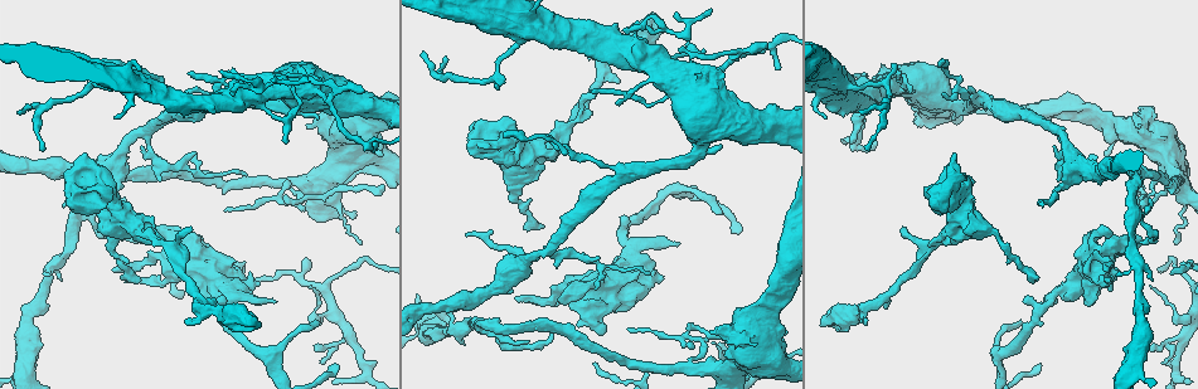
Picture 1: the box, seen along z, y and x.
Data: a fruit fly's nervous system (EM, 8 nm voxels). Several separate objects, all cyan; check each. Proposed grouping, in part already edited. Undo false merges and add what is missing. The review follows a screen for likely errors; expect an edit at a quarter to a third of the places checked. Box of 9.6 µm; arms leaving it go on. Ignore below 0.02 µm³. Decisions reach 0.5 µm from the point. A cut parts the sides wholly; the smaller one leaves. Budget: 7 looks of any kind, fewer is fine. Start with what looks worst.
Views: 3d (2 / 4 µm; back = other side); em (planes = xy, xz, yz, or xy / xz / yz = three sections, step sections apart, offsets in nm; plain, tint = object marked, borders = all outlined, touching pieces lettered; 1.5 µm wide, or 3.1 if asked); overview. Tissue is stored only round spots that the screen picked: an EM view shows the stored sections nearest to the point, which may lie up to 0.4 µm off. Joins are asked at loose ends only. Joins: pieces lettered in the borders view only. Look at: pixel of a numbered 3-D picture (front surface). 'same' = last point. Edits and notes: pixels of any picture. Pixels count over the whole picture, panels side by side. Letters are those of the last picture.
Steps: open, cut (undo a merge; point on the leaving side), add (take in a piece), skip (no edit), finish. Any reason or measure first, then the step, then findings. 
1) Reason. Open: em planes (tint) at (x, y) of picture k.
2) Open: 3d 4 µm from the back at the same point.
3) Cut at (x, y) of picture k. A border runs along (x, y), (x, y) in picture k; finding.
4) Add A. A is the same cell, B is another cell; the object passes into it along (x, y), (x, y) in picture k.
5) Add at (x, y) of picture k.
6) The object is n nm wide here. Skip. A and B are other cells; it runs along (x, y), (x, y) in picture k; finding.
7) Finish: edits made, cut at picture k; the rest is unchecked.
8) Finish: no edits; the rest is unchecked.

Free end. Open: em planes (tint) at (863, 323) of picture 1.

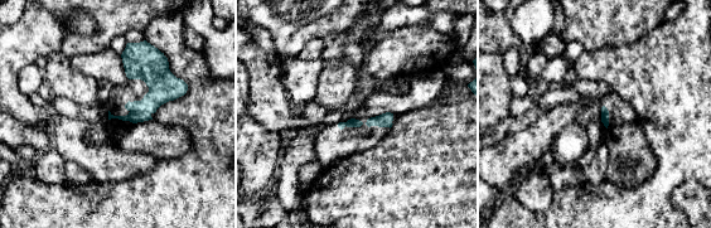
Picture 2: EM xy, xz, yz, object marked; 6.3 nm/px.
Open: em planes (borders) at the same point.

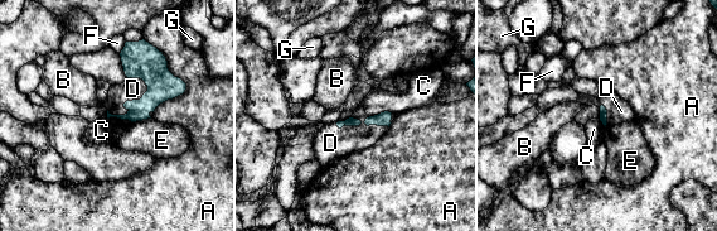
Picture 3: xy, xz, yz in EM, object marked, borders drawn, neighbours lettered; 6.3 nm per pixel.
The longest contact is with A, 480 nm. Add D. D is the same cell, A, B, C, E, F and G are other cells; the cell continues.

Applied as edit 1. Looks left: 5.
Three arms meet. Open: em planes (plain) at (691, 369) of picture 1.

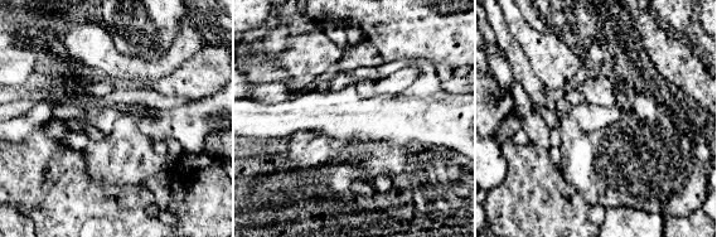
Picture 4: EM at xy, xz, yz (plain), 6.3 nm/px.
Open: em planes (tint) at the same point.

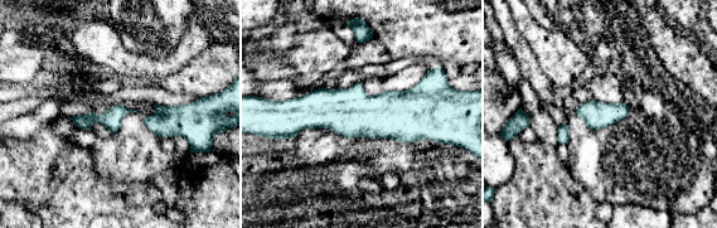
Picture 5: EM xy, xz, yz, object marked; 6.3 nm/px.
Open: em planes (borders) at the same point.

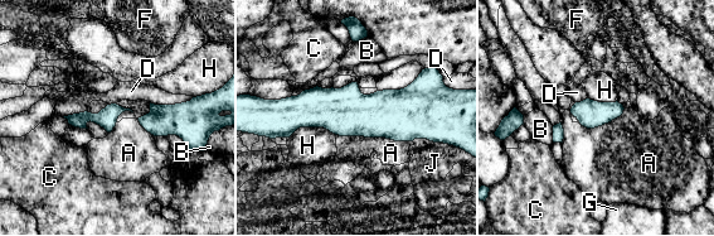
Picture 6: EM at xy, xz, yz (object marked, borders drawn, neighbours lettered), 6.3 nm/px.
The object is 180 nm wide here. Skip. A, B, C, D, F, G, H and J are other cells; it runs along (281, 109), (432, 121) in picture 6; one cell here.

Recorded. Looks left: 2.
Free end. Open: em xy step 4 (tint) at (592, 95) of picture 1.

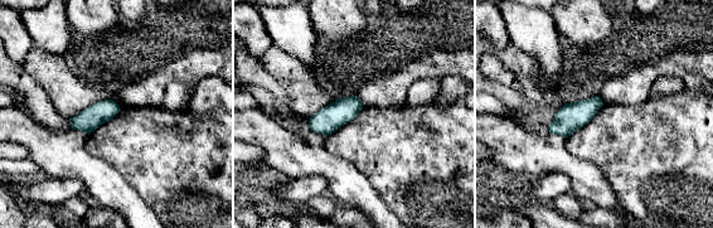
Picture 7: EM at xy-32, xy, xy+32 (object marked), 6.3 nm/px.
Another direction. Open: em planes (borders) at the same point.

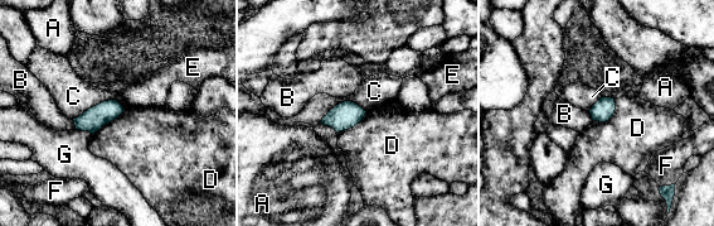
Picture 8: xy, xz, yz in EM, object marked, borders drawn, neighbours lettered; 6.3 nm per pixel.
The object is 140 nm wide here. Skip. A, B, C, D, E, F and G are other cells; no lettered piece goes on from it.

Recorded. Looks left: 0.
Finish: edits made, add at picture 3; the rest is unchecked.

